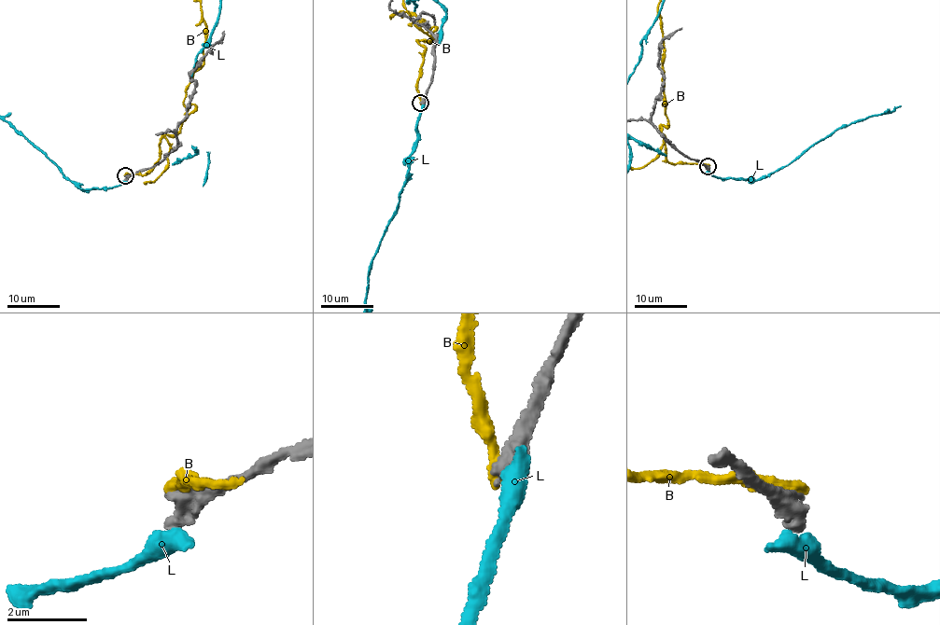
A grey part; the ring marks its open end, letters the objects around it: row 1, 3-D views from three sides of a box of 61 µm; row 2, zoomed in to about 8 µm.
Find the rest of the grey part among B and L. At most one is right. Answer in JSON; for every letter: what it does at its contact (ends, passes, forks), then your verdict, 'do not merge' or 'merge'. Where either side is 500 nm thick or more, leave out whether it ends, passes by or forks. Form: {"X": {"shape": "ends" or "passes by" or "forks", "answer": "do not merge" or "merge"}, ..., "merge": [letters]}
{"B": {"answer": "do not merge"}, "L": {"answer": "do not merge"}, "merge": []}

